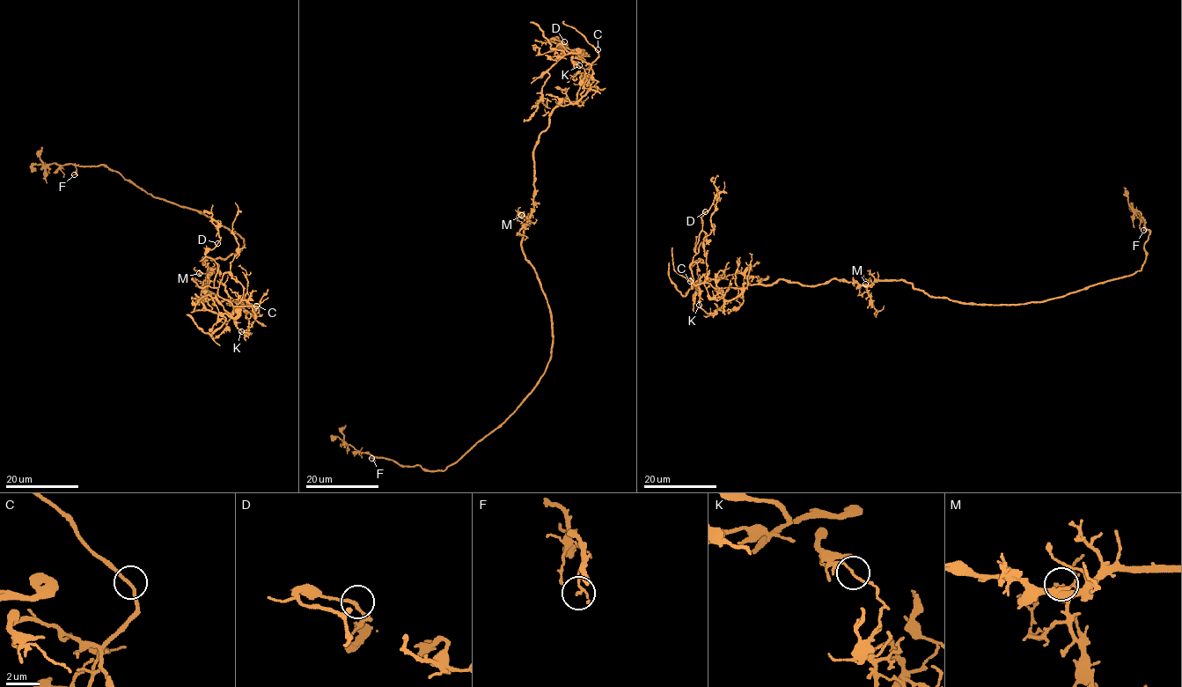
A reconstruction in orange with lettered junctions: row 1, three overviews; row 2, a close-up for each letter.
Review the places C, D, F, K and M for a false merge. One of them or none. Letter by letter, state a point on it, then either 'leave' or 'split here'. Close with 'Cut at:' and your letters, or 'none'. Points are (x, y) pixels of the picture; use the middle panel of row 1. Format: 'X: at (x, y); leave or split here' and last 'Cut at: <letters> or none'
C: at (598, 49); leave
D: at (564, 41); leave
F: at (371, 458); leave
K: at (579, 65); split here
M: at (521, 215); leave
Cut at: K

